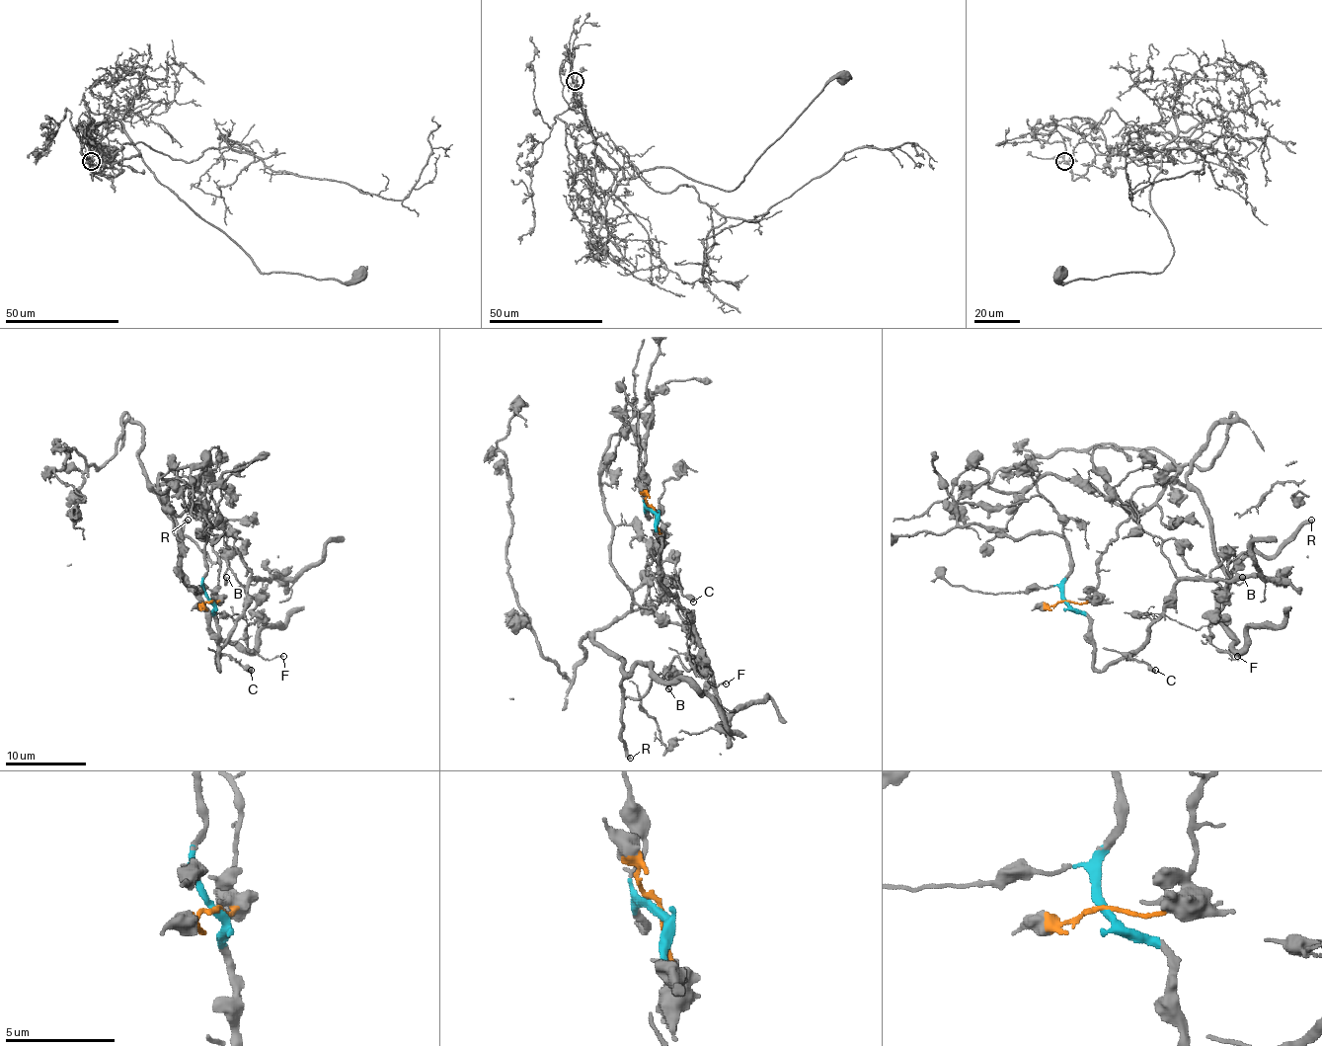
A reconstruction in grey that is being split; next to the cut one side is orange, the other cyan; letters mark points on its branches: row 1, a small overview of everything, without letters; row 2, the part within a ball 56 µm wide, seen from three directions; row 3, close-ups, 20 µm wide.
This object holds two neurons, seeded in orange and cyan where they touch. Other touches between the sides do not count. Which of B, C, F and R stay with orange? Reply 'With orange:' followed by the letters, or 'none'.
With orange: B, F, R

